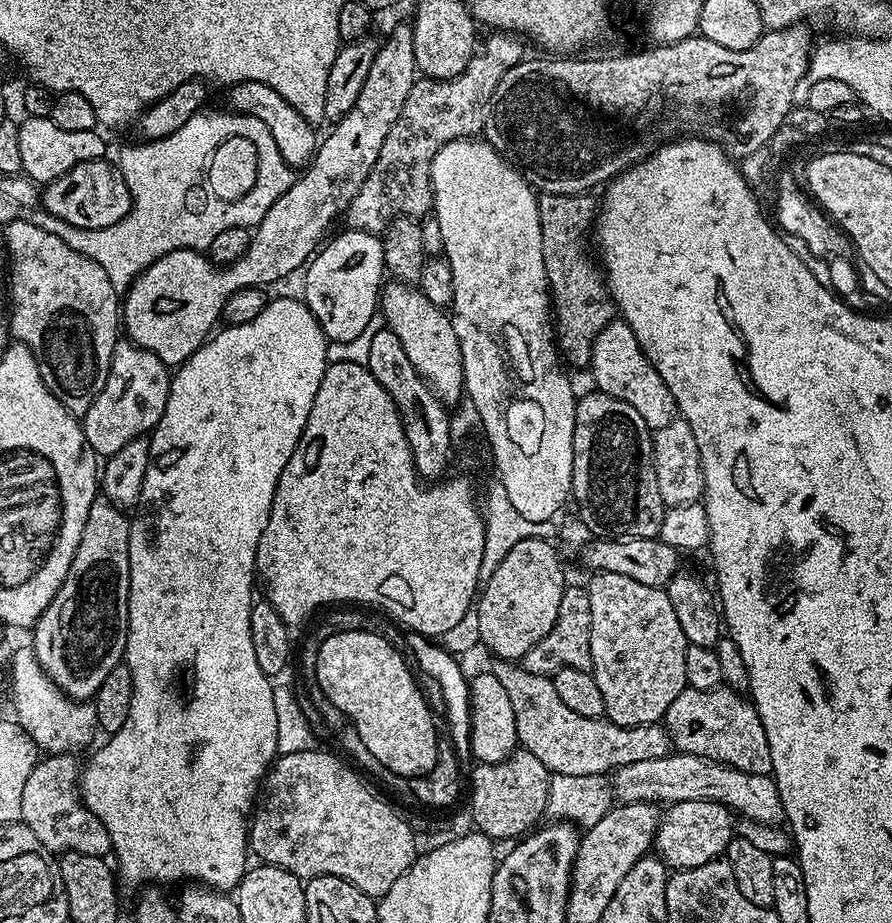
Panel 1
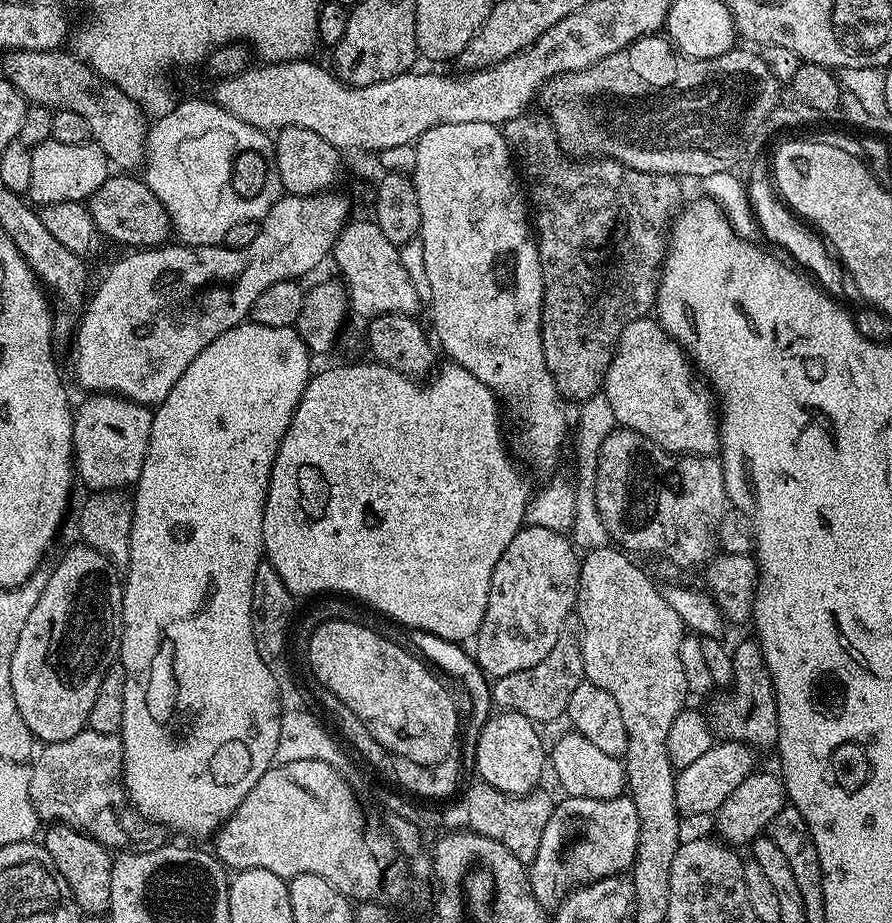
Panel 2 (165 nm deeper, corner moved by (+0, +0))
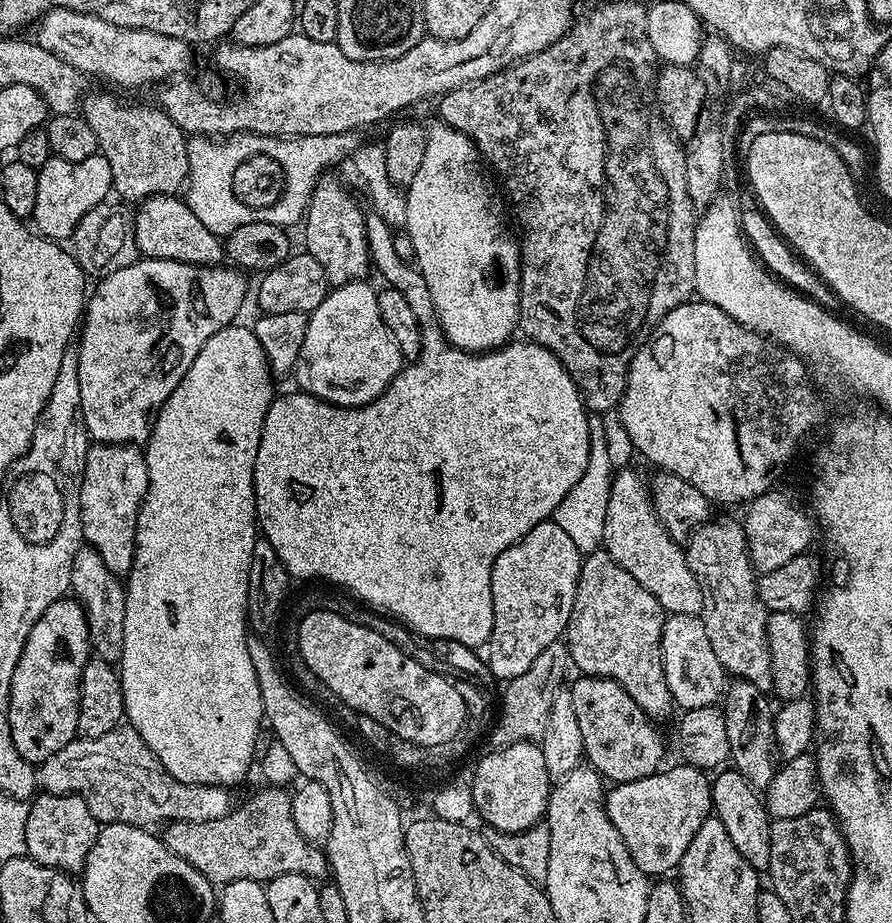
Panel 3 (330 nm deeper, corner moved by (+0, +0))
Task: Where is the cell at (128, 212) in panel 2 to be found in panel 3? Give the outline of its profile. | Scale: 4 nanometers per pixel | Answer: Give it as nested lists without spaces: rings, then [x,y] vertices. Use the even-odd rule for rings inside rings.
[[[179,195],[151,196],[139,201],[134,212],[136,241],[141,257],[150,260],[173,260],[183,264],[219,265],[225,259],[221,237],[215,236],[190,210]]]

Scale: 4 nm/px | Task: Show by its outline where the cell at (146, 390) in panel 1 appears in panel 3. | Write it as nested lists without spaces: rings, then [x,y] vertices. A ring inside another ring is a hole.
[[[93,443],[86,454],[84,477],[80,487],[80,530],[87,547],[93,548],[106,562],[110,571],[126,574],[132,569],[136,557],[136,519],[148,492],[148,471],[143,451],[134,444]]]

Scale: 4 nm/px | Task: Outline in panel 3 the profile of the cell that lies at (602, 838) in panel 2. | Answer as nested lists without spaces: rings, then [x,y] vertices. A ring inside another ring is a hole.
[[[677,762],[673,768],[667,768],[654,773],[653,776],[609,787],[604,798],[610,822],[614,822],[618,834],[626,842],[638,870],[645,872],[649,878],[664,878],[679,869],[682,854],[686,854],[686,846],[694,842],[694,834],[698,834],[702,822],[706,822],[706,818],[714,812],[712,785],[701,769],[683,762]]]

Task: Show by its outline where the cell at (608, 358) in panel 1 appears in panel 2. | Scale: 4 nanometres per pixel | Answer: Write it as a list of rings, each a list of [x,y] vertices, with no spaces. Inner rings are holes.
[[[651,315],[630,322],[622,330],[606,370],[602,395],[610,398],[619,427],[642,434],[667,452],[684,456],[719,453],[720,426],[713,395],[698,379],[692,361],[679,342],[668,336],[660,321]]]

